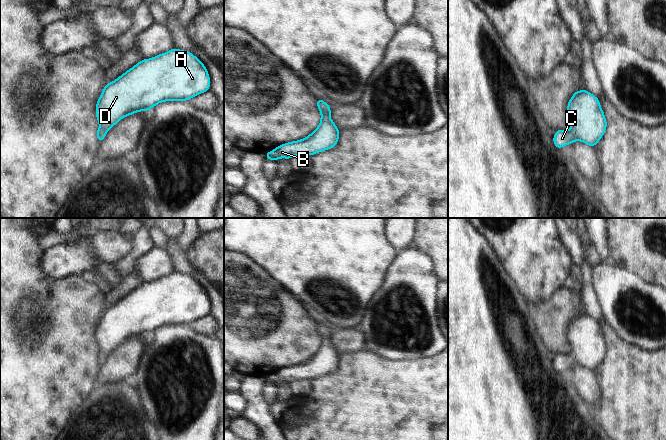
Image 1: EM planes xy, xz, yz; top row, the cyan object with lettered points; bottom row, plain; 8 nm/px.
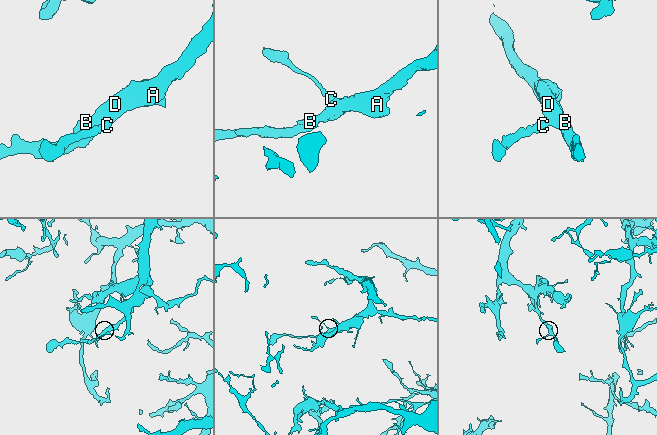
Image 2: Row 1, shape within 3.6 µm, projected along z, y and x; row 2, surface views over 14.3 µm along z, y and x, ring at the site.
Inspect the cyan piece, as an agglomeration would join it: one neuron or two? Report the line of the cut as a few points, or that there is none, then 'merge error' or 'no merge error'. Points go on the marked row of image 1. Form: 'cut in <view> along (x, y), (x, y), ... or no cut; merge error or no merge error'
no cut; no merge error

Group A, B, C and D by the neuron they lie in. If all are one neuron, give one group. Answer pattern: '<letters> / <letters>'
A B C D

